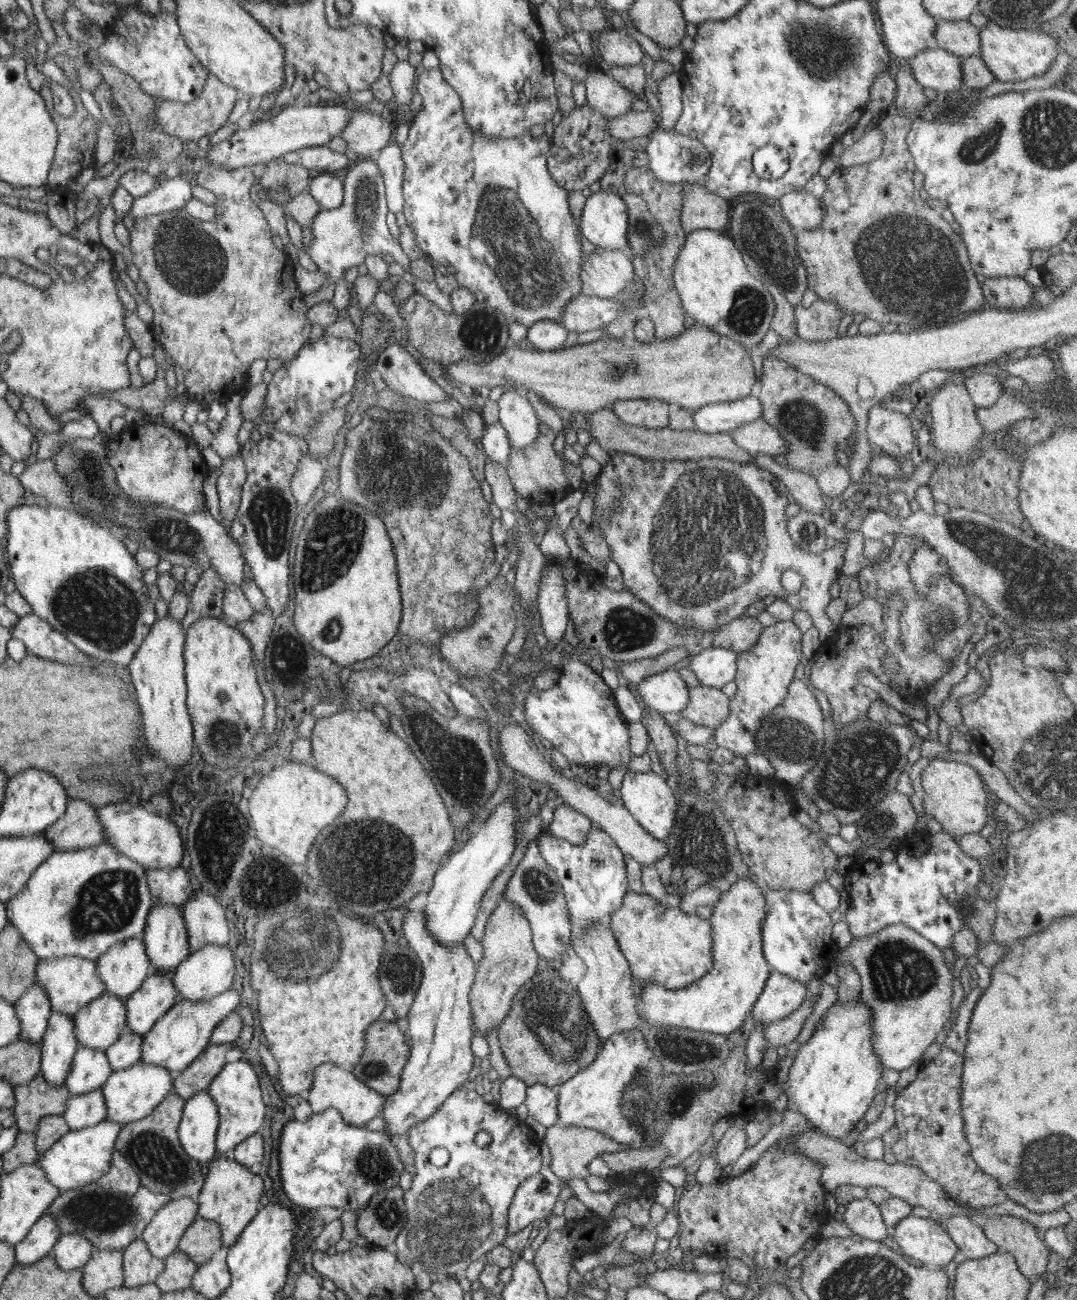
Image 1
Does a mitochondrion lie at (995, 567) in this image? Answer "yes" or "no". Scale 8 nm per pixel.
yes

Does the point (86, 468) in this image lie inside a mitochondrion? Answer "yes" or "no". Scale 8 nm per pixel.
yes

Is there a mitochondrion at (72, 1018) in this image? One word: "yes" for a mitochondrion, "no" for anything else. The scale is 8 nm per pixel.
no

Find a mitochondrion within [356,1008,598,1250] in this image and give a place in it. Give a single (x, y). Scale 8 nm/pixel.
(387, 1212)

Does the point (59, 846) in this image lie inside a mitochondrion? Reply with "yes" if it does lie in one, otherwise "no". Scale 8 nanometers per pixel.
no

